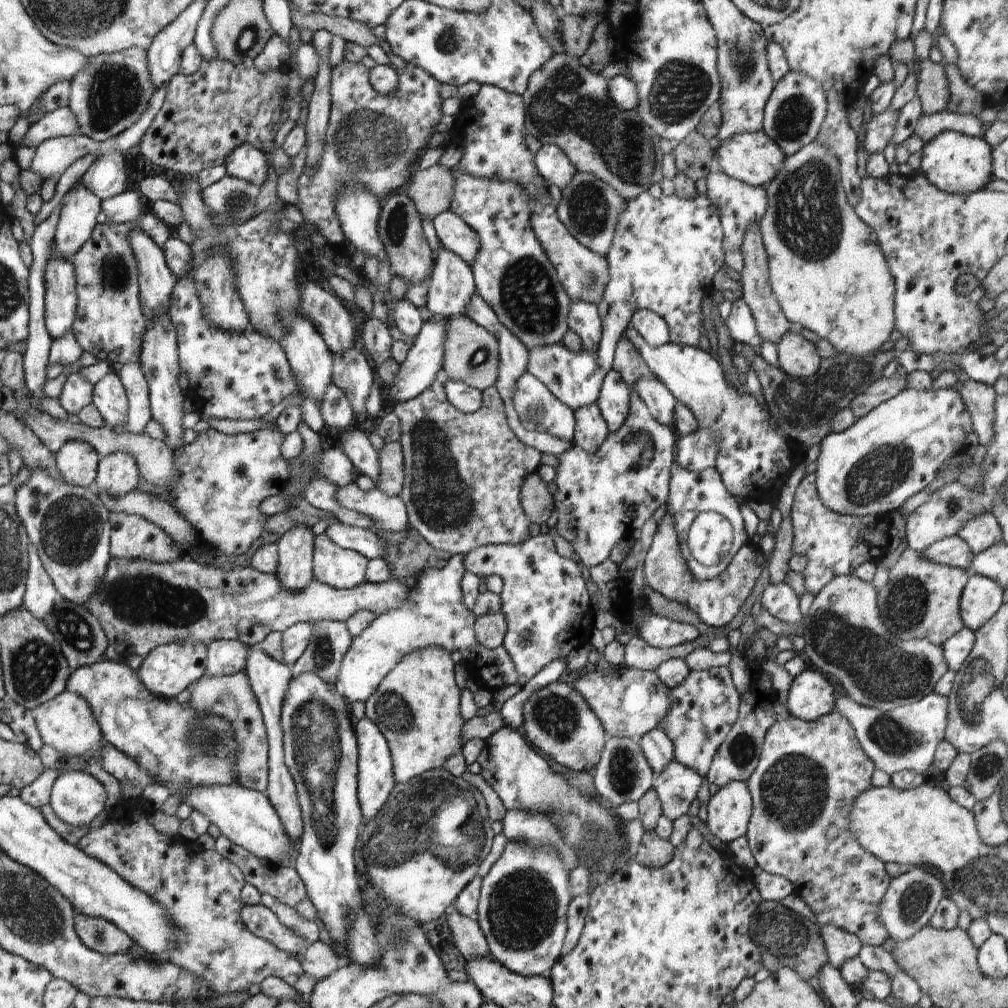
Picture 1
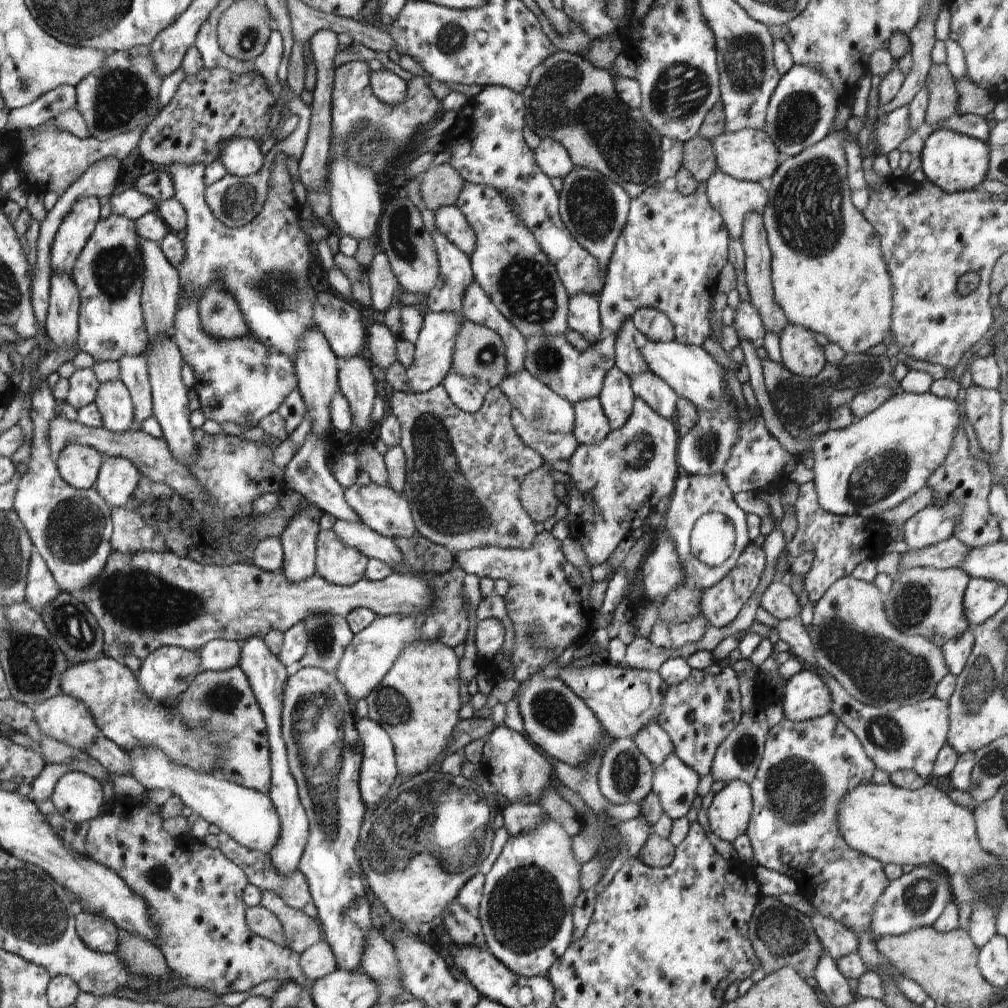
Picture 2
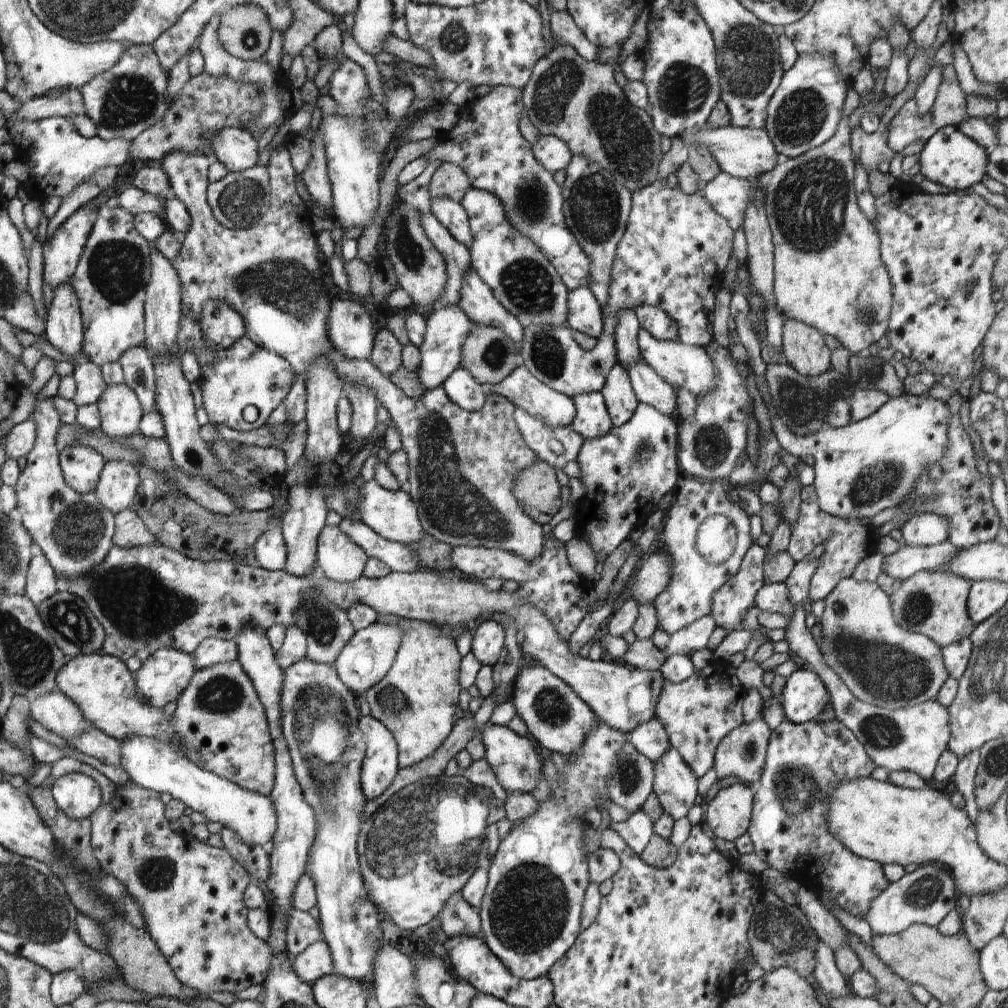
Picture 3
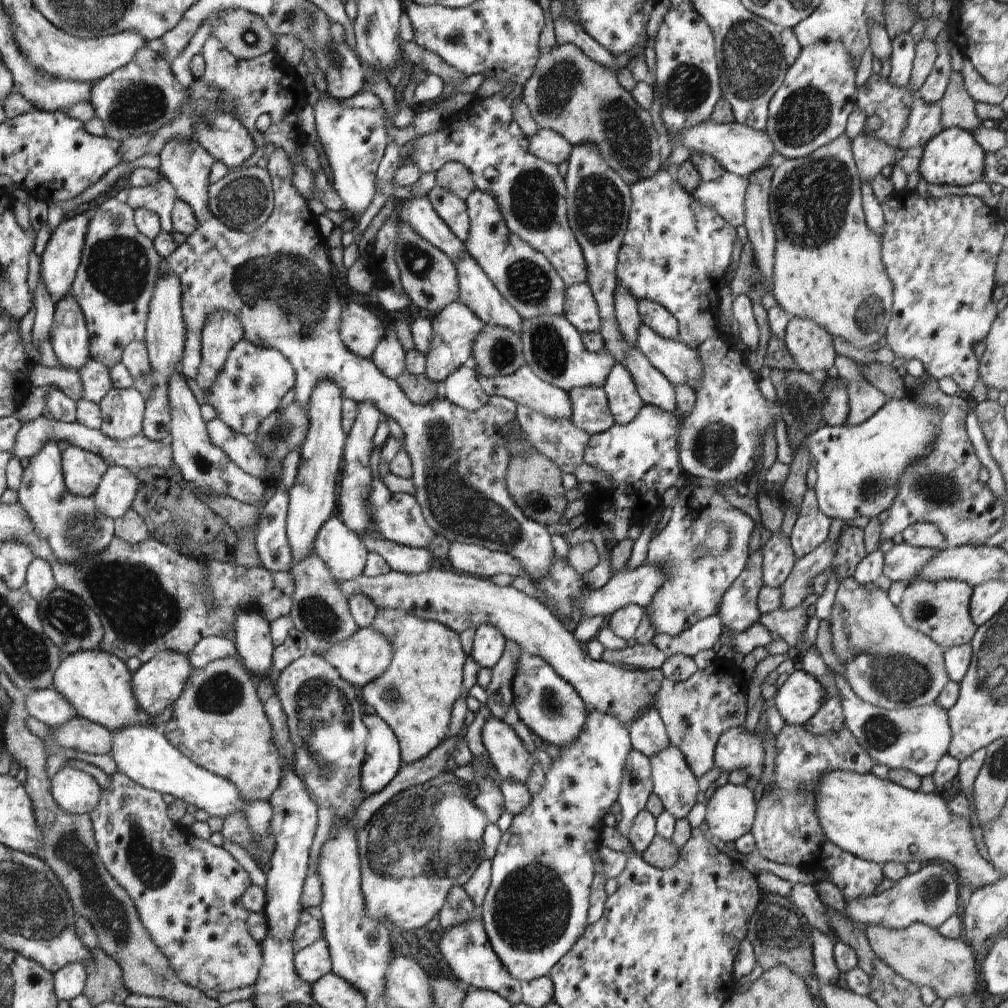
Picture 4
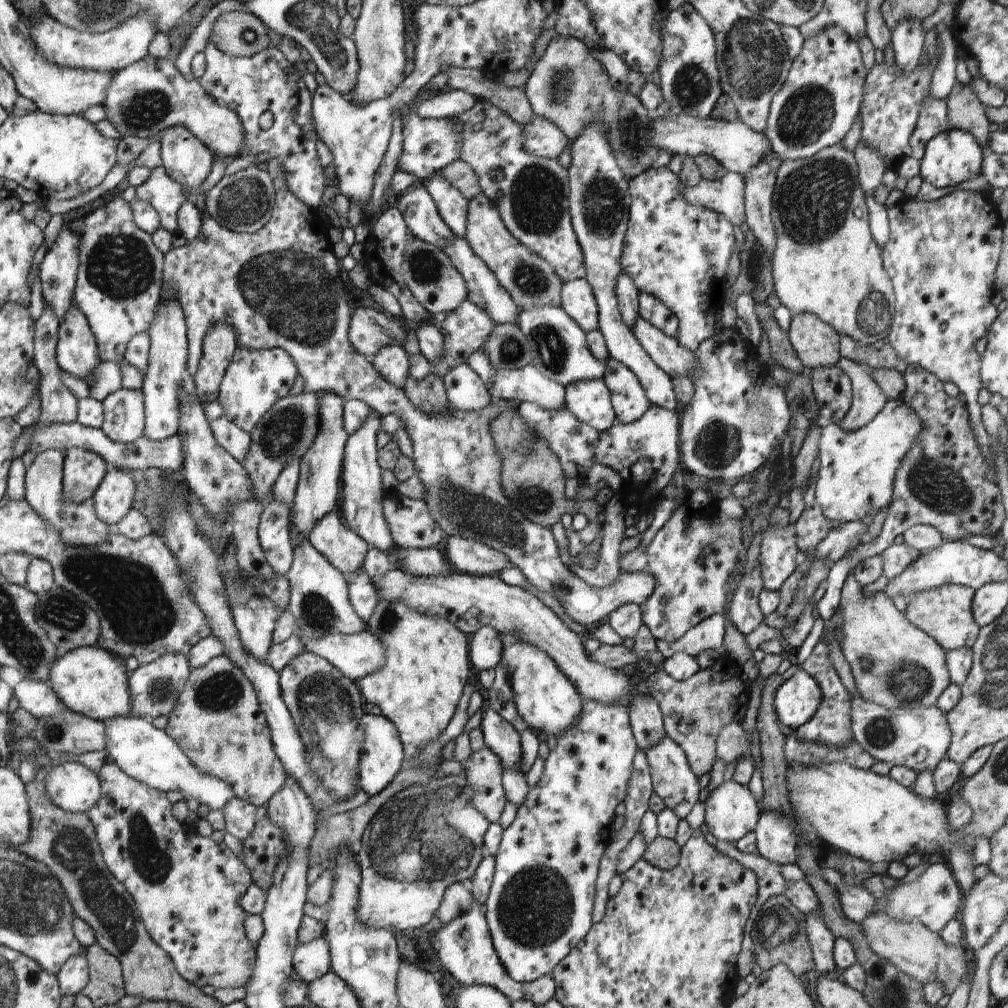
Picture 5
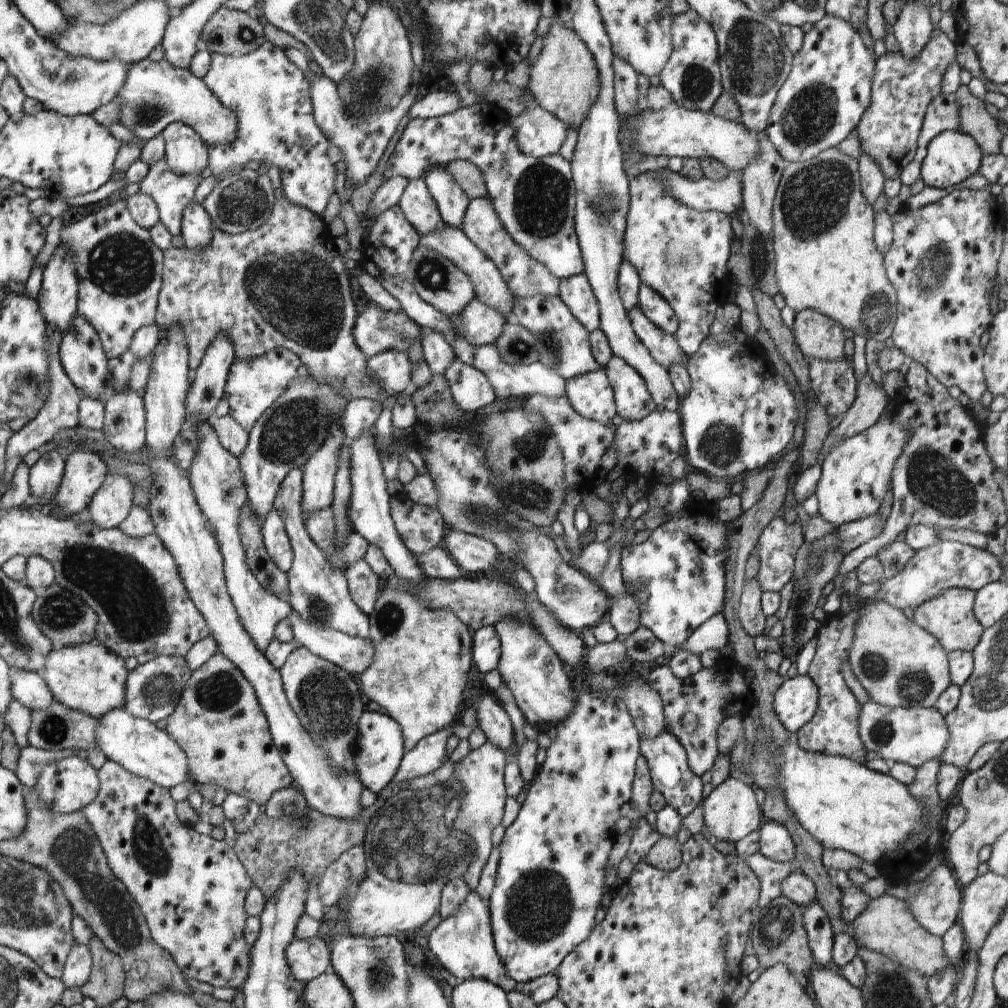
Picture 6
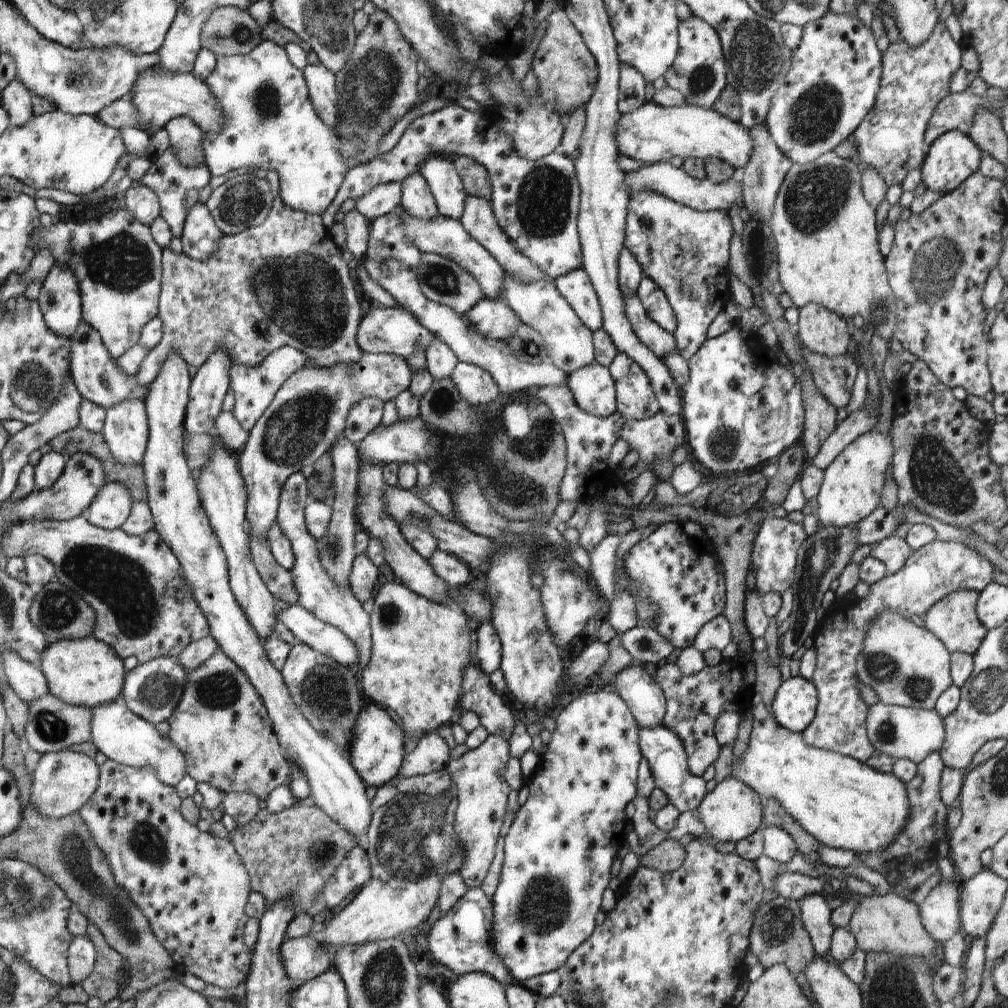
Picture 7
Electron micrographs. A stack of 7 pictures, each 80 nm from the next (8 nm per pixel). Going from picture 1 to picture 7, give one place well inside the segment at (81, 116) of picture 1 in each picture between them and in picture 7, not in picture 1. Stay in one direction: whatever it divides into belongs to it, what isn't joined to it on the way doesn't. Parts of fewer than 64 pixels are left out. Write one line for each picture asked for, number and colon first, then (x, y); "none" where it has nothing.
2: (121, 96)
3: (124, 102)
4: (141, 97)
5: (151, 95)
6: (156, 94)
7: (160, 96)

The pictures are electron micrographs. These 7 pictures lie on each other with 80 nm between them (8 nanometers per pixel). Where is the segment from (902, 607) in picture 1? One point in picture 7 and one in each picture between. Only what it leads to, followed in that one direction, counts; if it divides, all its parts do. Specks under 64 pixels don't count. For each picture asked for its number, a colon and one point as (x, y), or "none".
2: (925, 601)
3: (933, 603)
4: (940, 610)
5: (945, 613)
6: (950, 618)
7: (953, 620)

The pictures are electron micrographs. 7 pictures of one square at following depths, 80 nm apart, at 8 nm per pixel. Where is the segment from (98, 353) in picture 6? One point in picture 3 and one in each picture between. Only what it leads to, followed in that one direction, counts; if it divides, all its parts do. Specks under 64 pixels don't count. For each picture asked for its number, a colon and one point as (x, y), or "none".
3: (64, 331)
4: (70, 340)
5: (76, 351)

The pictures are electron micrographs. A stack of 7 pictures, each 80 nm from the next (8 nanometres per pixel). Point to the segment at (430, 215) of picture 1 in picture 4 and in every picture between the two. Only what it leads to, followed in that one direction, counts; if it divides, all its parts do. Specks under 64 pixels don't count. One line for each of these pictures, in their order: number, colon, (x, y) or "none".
2: (441, 185)
3: (450, 180)
4: (454, 176)

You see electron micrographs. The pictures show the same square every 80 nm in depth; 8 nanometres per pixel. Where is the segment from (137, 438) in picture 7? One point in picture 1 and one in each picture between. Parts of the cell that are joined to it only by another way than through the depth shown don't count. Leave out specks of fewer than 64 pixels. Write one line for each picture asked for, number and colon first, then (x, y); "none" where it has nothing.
1: (109, 397)
2: (114, 400)
3: (122, 411)
4: (123, 409)
5: (124, 411)
6: (125, 428)

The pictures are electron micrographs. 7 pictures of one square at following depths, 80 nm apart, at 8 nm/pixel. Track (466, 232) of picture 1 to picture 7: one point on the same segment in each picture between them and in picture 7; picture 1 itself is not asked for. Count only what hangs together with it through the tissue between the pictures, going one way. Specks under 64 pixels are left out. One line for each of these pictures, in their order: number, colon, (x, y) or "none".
2: (450, 220)
3: (451, 213)
4: (453, 210)
5: (453, 206)
6: (450, 198)
7: (440, 172)

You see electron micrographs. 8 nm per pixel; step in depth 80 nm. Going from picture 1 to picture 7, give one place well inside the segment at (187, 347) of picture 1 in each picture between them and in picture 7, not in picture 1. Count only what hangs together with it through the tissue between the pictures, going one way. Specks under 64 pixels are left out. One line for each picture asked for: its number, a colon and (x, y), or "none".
2: (242, 380)
3: (246, 374)
4: (254, 380)
5: (256, 380)
6: (254, 385)
7: (254, 388)

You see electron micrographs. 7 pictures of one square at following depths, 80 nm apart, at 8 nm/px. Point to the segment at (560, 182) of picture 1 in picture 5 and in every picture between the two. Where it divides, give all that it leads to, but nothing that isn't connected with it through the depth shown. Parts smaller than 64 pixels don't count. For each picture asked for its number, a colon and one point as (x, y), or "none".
2: (552, 157)
3: (555, 154)
4: (546, 144)
5: (543, 138)

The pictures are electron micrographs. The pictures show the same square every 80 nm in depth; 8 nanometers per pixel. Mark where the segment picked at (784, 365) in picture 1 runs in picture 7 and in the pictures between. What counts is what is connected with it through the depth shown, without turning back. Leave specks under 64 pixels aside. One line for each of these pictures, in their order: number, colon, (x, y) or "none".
2: (801, 354)
3: (804, 349)
4: (811, 346)
5: (816, 343)
6: (819, 337)
7: (825, 332)

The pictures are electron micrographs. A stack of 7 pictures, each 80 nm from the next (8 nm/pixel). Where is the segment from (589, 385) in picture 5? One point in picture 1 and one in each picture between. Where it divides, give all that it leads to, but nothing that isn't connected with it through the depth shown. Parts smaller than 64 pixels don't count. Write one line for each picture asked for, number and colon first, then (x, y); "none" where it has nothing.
1: (591, 432)
2: (592, 426)
3: (593, 419)
4: (591, 411)

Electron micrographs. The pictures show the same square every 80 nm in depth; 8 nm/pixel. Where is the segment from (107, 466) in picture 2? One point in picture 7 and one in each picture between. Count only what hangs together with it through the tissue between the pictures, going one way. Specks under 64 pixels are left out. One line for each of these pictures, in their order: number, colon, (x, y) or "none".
3: (120, 481)
4: (116, 495)
5: (112, 503)
6: (112, 506)
7: (112, 507)

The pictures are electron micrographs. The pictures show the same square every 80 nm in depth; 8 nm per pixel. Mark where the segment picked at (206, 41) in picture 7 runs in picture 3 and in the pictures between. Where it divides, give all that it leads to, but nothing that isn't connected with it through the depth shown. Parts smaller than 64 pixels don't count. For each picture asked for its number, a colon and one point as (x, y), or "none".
3: (245, 32)
4: (246, 35)
5: (240, 34)
6: (230, 32)

